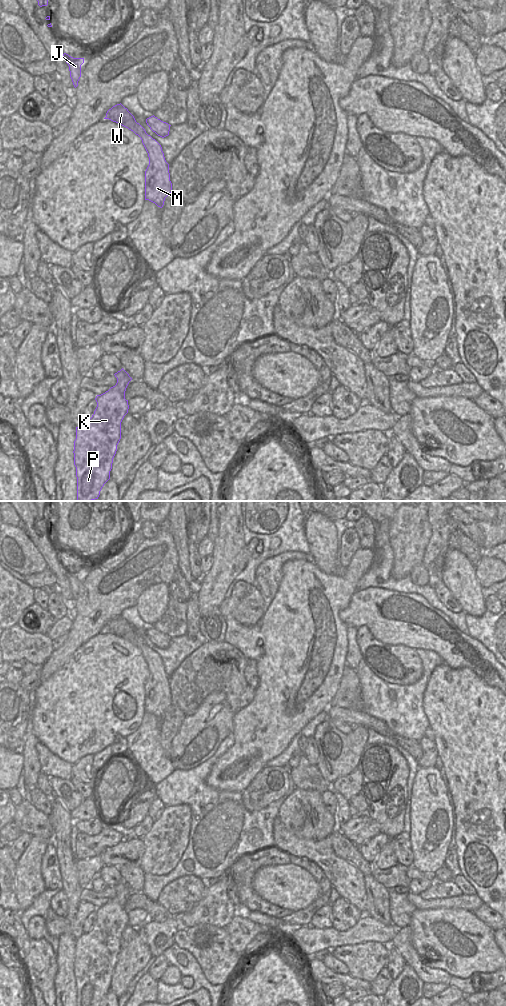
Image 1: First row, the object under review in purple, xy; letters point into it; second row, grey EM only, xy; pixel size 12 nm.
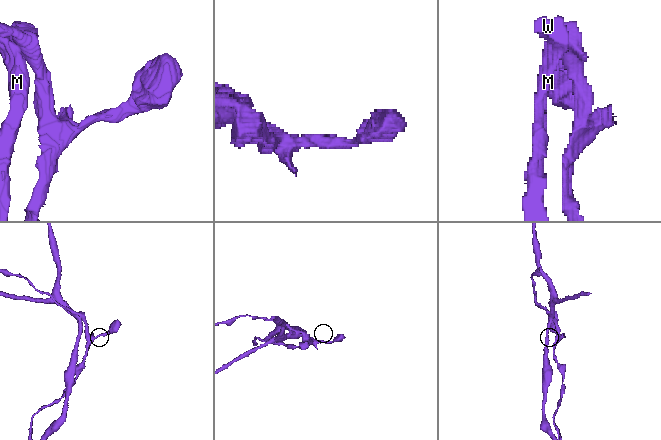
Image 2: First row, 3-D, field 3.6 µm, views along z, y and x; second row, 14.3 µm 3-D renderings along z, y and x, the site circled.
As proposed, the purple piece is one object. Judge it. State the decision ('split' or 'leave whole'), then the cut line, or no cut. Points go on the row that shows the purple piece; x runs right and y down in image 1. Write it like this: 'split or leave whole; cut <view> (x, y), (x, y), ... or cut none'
split; cut xy (133, 117), (130, 117), (121, 124)

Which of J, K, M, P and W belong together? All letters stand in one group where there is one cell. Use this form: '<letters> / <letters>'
J K M P / W

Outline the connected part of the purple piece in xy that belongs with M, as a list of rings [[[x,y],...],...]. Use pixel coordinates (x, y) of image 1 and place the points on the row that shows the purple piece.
[[[129,118],[121,125],[133,131],[142,140],[149,157],[149,165],[145,171],[145,200],[162,208],[165,198],[172,192],[169,164],[165,160],[162,147],[146,133],[135,118]]]

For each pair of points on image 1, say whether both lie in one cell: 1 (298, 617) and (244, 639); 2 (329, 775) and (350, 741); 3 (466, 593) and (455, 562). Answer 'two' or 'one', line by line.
1: two
2: one
3: one

